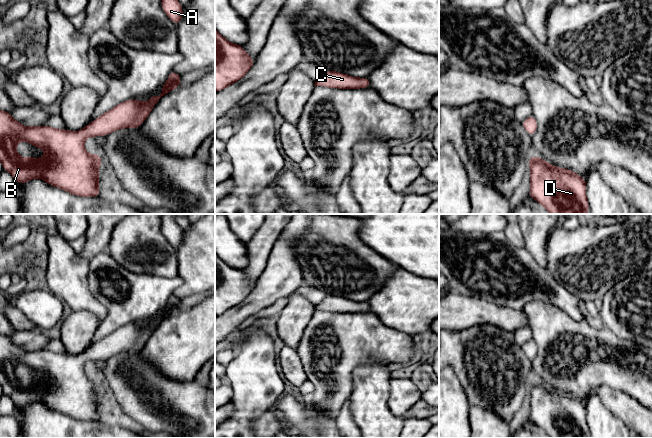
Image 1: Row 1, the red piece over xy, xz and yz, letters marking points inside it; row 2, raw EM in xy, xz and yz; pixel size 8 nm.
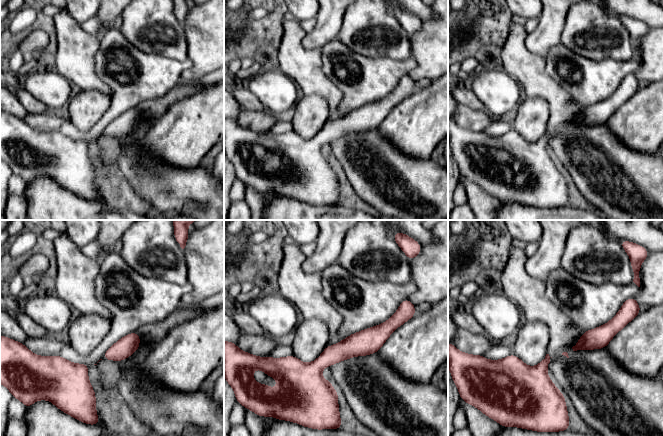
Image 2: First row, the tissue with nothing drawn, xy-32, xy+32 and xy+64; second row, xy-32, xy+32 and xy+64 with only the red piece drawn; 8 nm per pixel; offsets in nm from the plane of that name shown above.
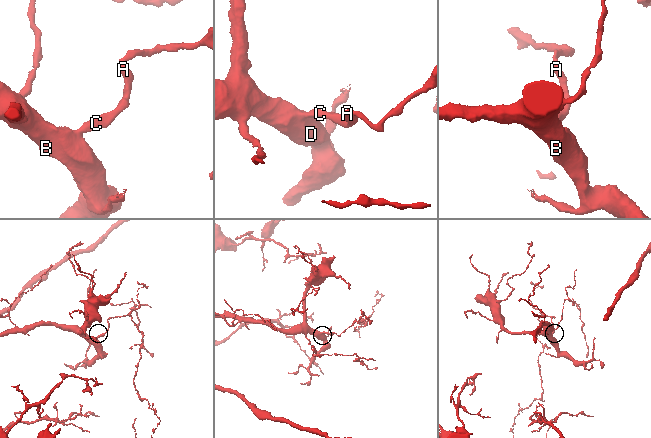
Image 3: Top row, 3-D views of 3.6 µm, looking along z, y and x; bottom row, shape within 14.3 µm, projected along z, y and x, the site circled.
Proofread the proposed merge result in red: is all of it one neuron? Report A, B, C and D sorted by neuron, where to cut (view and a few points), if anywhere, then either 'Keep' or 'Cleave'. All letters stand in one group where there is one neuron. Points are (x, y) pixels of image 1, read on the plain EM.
Groups: A B C D. No split. Keep

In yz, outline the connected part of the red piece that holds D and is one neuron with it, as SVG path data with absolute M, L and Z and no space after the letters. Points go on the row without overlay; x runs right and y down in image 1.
M529 379L529 420L550 438L588 438L586 404L573 395L559 392Z

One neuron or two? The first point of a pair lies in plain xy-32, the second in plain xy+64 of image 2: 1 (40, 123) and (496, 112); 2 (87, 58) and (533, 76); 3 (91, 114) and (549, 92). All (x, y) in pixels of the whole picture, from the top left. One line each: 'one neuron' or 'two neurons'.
1: two neurons
2: one neuron
3: two neurons

